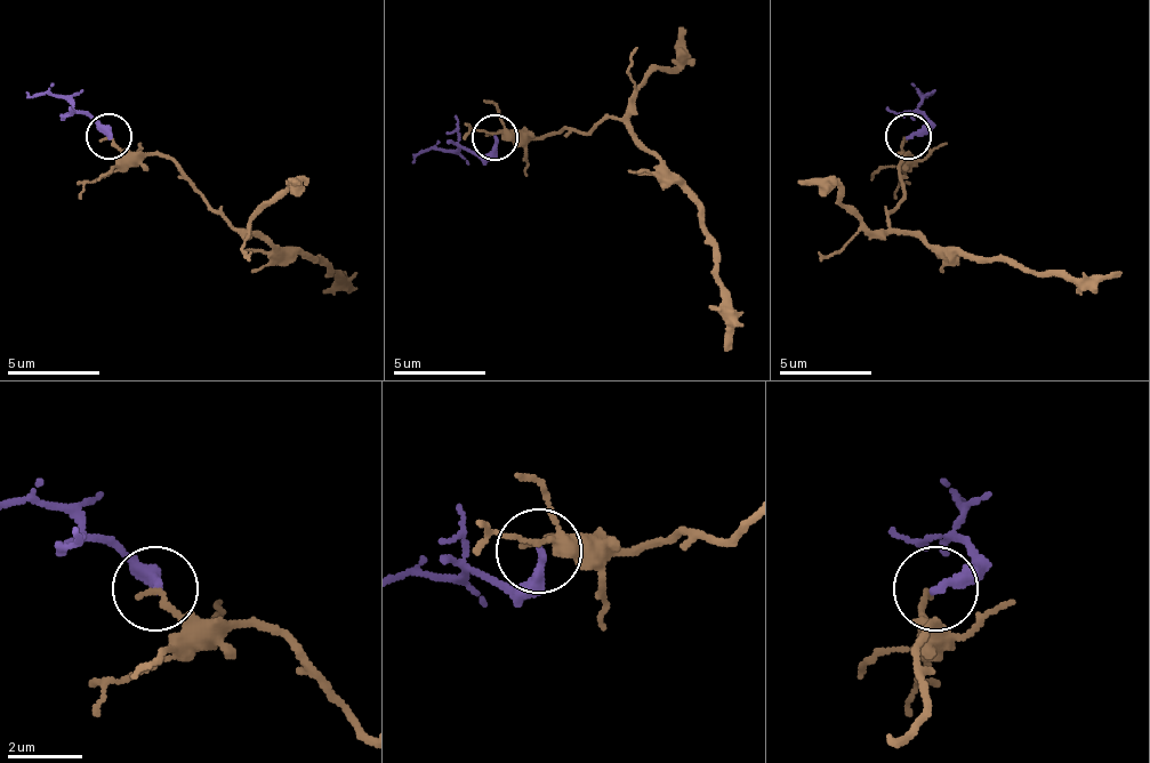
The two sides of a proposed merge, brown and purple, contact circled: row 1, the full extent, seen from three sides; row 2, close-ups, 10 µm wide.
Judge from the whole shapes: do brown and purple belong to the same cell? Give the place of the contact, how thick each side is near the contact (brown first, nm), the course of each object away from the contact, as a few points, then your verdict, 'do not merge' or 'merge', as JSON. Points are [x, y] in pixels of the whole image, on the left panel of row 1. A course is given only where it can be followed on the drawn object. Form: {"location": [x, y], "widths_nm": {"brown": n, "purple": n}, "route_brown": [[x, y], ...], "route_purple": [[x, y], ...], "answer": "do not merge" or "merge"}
{"location": [109, 136], "widths_nm": {"brown": 160, "purple": 280}, "route_brown": [[110, 135], [133, 153], [169, 158], [234, 227], [316, 259], [335, 278], [344, 273]], "route_purple": [[110, 135], [96, 121], [50, 94], [27, 94]], "answer": "do not merge"}

